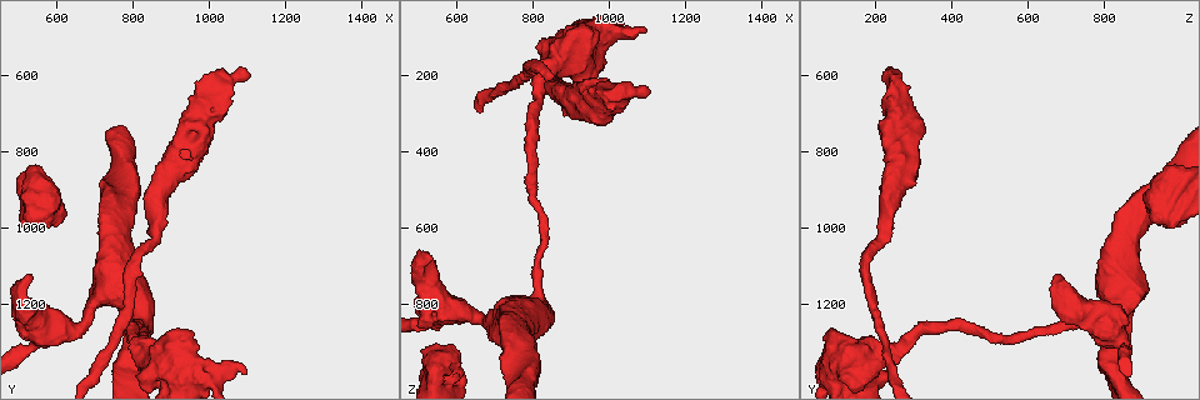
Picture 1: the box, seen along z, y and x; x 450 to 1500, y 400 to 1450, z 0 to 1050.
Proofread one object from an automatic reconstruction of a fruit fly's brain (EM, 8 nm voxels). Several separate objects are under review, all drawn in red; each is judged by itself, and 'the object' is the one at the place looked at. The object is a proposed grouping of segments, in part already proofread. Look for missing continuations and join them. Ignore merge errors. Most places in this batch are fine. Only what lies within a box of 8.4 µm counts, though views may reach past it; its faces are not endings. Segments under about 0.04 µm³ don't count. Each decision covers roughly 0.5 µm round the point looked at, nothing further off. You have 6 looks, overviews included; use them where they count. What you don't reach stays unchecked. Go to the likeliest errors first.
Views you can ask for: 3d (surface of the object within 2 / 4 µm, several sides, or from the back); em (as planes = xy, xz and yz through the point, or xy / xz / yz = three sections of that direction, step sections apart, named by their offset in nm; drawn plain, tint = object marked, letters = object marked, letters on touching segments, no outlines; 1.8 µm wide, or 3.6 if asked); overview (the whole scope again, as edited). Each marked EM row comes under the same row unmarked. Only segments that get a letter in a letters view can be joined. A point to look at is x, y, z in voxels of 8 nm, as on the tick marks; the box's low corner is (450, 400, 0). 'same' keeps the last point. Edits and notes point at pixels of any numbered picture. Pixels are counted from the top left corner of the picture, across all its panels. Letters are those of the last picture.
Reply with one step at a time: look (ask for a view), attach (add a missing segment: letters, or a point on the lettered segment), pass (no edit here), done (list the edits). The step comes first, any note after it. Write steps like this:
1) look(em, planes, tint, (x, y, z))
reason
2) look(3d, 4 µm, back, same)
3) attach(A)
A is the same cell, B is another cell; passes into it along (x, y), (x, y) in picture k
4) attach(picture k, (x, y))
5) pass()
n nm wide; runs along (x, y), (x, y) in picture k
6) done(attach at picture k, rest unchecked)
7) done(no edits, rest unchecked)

look(em, xz, step 4, tint, (1100, 600, 225))

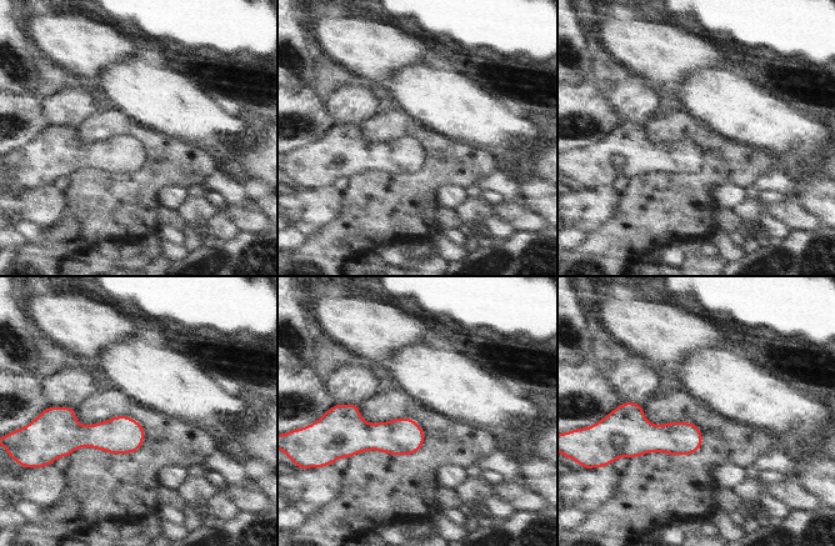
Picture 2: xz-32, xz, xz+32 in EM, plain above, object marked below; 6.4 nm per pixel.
look(em, planes, letters, same)

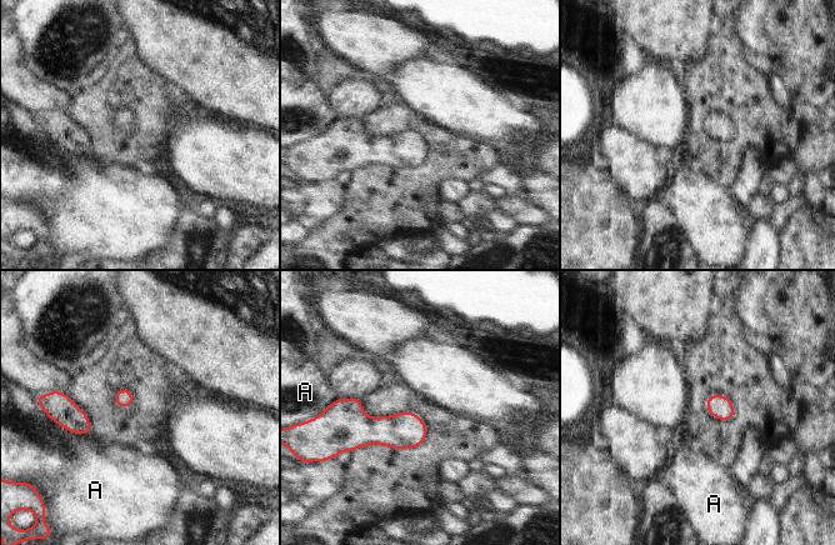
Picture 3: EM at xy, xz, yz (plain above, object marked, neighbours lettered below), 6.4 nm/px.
pass()
A is another cell; border along (54, 420), (70, 431), (89, 434) in picture 3; none of them fits

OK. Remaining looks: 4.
look(em, planes, letters, (1090, 1385, 95))
free end

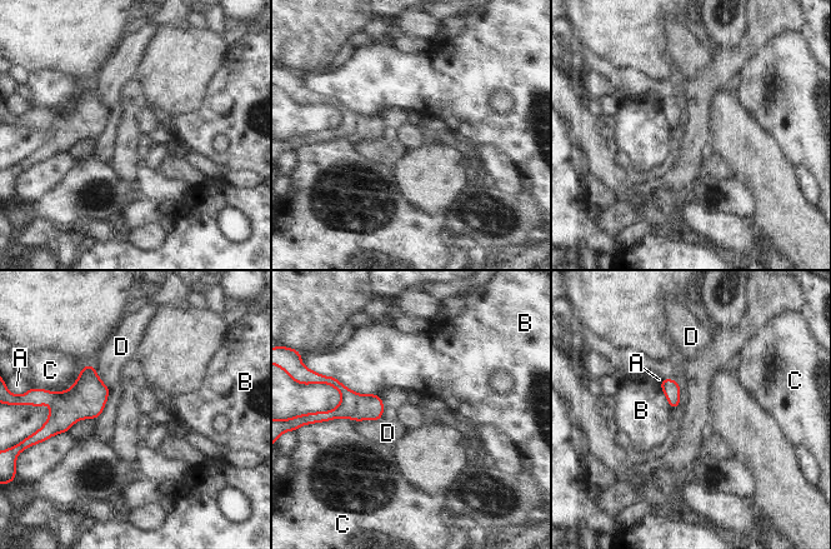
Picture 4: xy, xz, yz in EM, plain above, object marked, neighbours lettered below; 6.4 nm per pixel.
pass()
A, B, C and D are other cells; border along (333, 374), (353, 390), (376, 394) in picture 4; none of them fits

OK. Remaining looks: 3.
look(3d, 4 µm, back, (535, 1130, 685))
stops while still wide

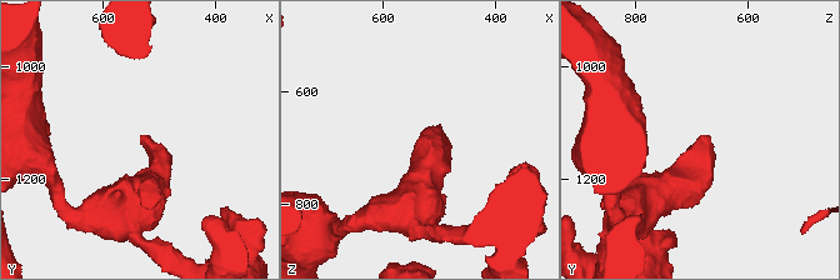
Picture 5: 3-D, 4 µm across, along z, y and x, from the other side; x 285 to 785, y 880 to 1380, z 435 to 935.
look(em, planes, letters, (535, 1135, 680))
shape alone is not enough

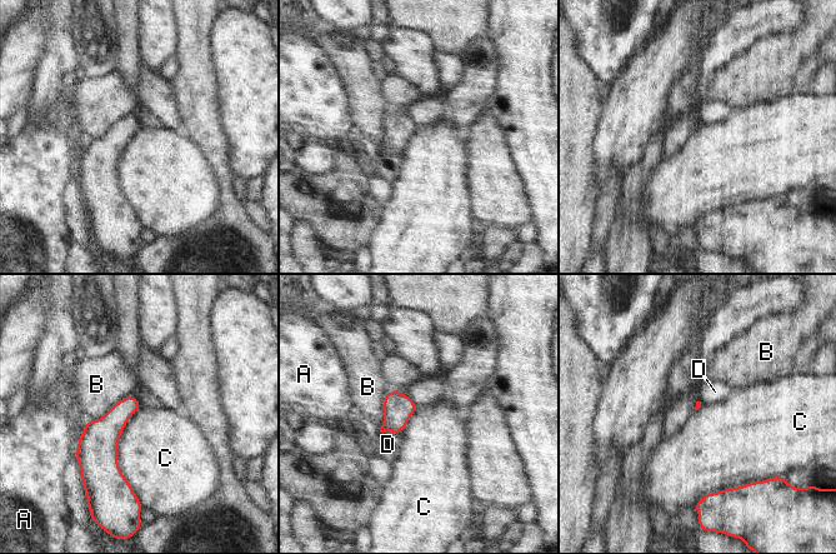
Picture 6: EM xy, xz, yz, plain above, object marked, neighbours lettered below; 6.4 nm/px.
pass()
A, B, C and D are other cells; none of them fits

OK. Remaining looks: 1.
done(no edits, rest unchecked)

